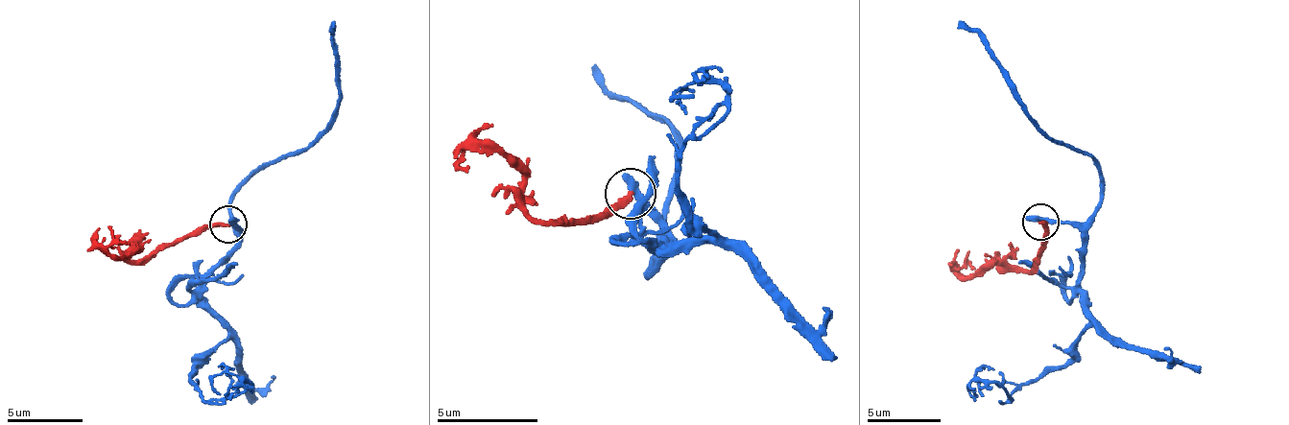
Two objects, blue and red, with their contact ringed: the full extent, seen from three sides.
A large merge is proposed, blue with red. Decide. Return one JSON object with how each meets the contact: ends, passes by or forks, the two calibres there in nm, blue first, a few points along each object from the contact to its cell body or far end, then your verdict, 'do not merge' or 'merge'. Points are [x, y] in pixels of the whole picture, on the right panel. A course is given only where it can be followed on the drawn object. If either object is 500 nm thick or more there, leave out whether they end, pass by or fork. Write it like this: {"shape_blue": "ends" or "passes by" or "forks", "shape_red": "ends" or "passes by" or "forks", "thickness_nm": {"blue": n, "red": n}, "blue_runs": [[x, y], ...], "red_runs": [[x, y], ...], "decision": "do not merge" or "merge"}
{"shape_blue": "ends", "shape_red": "ends", "thickness_nm": {"blue": 480, "red": 300}, "blue_runs": [[1038, 221], [1082, 230], [1090, 322], [1073, 356], [1022, 382], [1014, 398], [1001, 383], [973, 374], [985, 396]], "red_runs": [[1040, 221], [1043, 242], [1033, 269], [995, 265], [972, 274], [963, 273], [969, 251]], "decision": "do not merge"}

